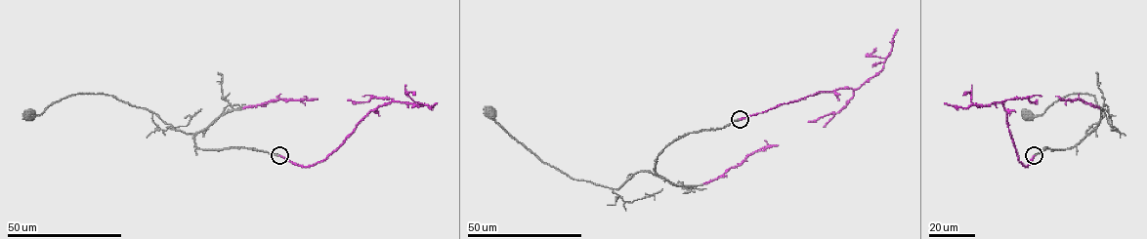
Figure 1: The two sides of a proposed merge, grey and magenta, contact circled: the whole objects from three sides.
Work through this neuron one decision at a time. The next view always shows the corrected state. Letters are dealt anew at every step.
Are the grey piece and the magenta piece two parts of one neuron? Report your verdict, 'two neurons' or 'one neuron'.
one neuron

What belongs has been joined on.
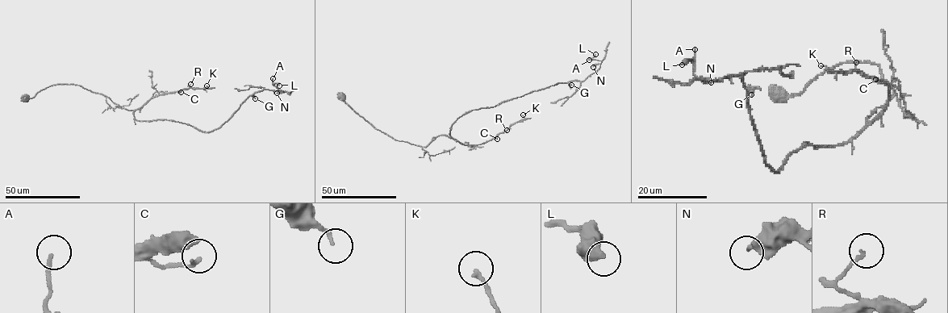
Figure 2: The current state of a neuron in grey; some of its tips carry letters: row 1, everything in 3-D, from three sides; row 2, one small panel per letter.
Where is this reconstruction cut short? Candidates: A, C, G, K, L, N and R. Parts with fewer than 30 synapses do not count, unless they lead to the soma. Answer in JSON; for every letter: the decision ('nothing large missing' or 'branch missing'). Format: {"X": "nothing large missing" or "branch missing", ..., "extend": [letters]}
{"A": "nothing large missing", "C": "nothing large missing", "G": "nothing large missing", "K": "nothing large missing", "L": "nothing large missing", "N": "nothing large missing", "R": "nothing large missing", "extend": []}

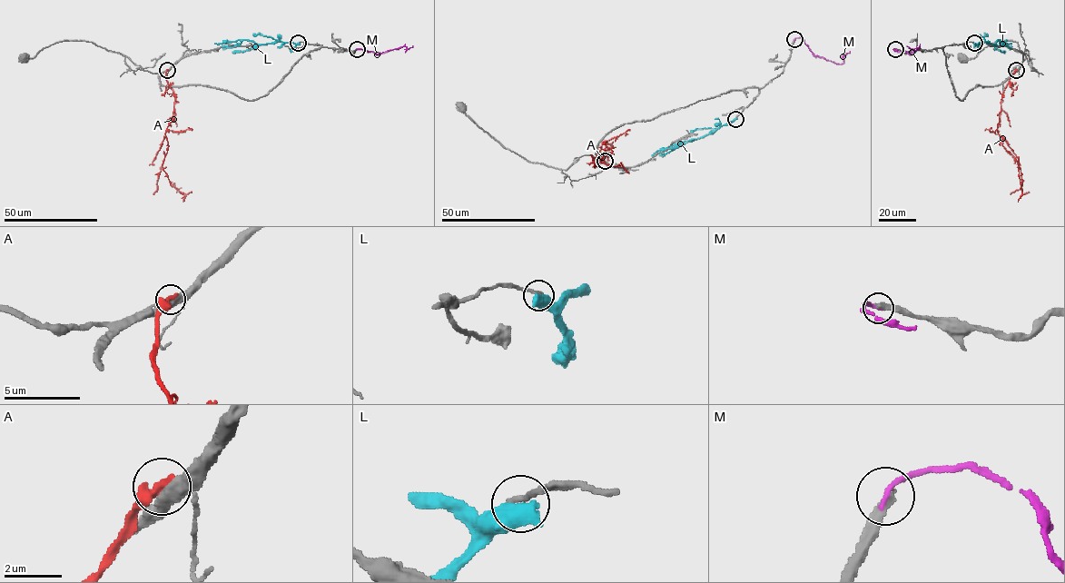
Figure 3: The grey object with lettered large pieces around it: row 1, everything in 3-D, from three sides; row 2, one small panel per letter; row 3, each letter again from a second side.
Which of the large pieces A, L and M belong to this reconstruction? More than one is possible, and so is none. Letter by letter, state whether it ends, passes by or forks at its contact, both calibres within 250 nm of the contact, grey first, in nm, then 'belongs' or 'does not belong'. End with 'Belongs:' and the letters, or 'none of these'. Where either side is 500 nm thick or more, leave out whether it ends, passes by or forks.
A: it ends there; 440 nm thick on the grey side, 440 nm on the other; does not belong
L: 200 nm thick on the grey side, 650 nm on the other; does not belong
M: it ends there; 320 nm thick on the grey side, 190 nm on the other; does not belong
Belongs: none of these

